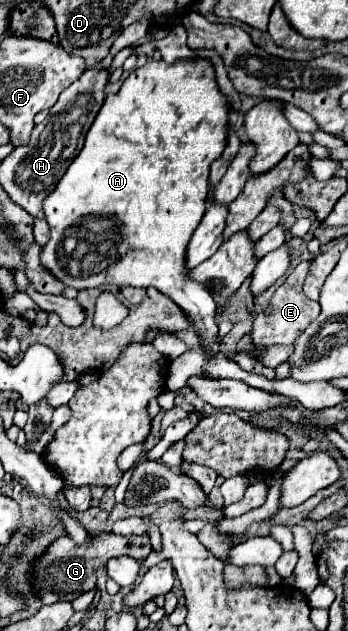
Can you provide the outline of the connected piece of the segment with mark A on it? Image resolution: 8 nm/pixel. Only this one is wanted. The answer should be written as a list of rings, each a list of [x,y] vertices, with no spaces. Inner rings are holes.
[[[200,57],[200,63],[164,63],[164,59],[160,59],[160,61],[148,61],[144,67],[140,67],[140,69],[136,69],[136,71],[132,71],[130,75],[128,75],[128,79],[122,83],[122,87],[120,87],[120,91],[118,93],[114,93],[114,95],[106,95],[106,99],[104,99],[104,105],[102,105],[102,109],[98,111],[98,115],[96,115],[96,119],[94,119],[94,123],[92,123],[92,127],[88,129],[88,133],[86,133],[86,141],[84,141],[84,147],[82,147],[82,151],[78,153],[78,157],[72,161],[72,165],[68,167],[68,171],[64,173],[64,177],[60,179],[60,183],[56,185],[56,189],[48,195],[48,199],[44,199],[44,213],[46,213],[46,221],[48,221],[48,225],[50,225],[50,241],[44,245],[44,249],[42,249],[42,265],[46,267],[46,269],[50,269],[50,273],[54,273],[60,281],[66,281],[66,285],[68,287],[74,287],[74,289],[86,289],[86,287],[100,287],[100,285],[108,285],[108,283],[114,283],[114,285],[118,285],[118,287],[126,287],[126,285],[132,285],[132,287],[156,287],[158,291],[162,291],[164,295],[168,295],[176,305],[180,305],[182,309],[184,309],[184,313],[188,313],[188,317],[192,319],[192,323],[194,323],[194,327],[198,329],[198,335],[200,335],[200,339],[202,339],[202,343],[204,343],[204,347],[208,347],[212,353],[216,353],[218,351],[218,325],[216,325],[216,321],[214,321],[214,311],[216,311],[216,303],[212,303],[212,295],[208,293],[208,291],[204,291],[204,287],[200,285],[200,283],[190,283],[190,269],[186,267],[186,247],[188,247],[188,243],[190,243],[190,237],[192,237],[192,233],[194,233],[194,229],[198,227],[198,223],[200,223],[200,219],[202,219],[202,215],[204,215],[204,211],[206,211],[206,197],[208,197],[208,173],[210,173],[210,165],[212,165],[212,161],[216,161],[218,159],[218,155],[224,151],[224,147],[226,147],[226,143],[228,143],[228,131],[230,131],[230,115],[232,115],[232,107],[230,107],[230,99],[220,91],[220,87],[218,87],[218,83],[216,83],[216,69],[214,69],[214,63],[210,61],[210,59],[206,59],[206,57]],[[92,213],[98,213],[98,215],[116,215],[120,221],[122,221],[122,241],[120,241],[120,231],[118,233],[114,233],[114,235],[86,235],[86,227],[82,227],[84,223],[80,223],[80,219],[82,217],[86,217],[86,215],[92,215]],[[80,223],[80,227],[76,227],[76,231],[68,231],[68,243],[76,243],[76,259],[80,259],[80,267],[84,267],[82,271],[70,271],[68,269],[68,265],[60,259],[60,253],[58,253],[58,247],[60,247],[60,241],[62,241],[62,237],[64,237],[64,231],[70,227],[70,225],[78,225]]]

